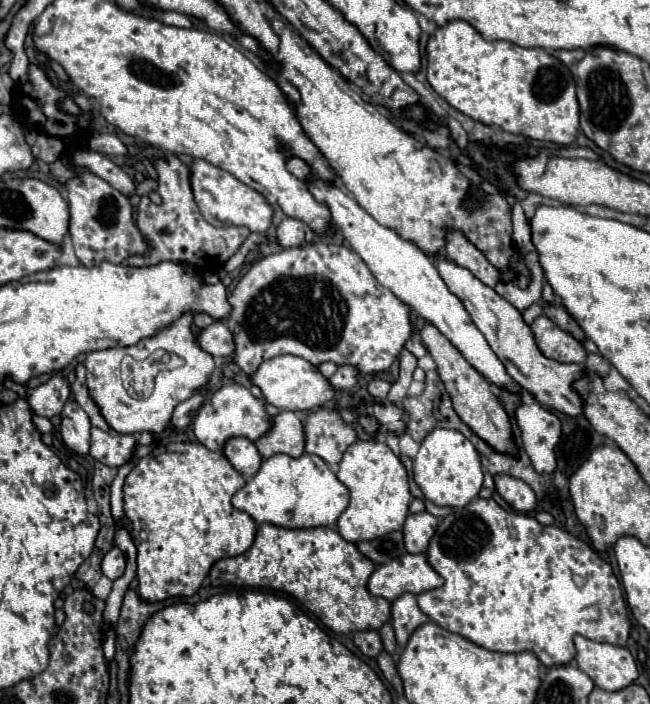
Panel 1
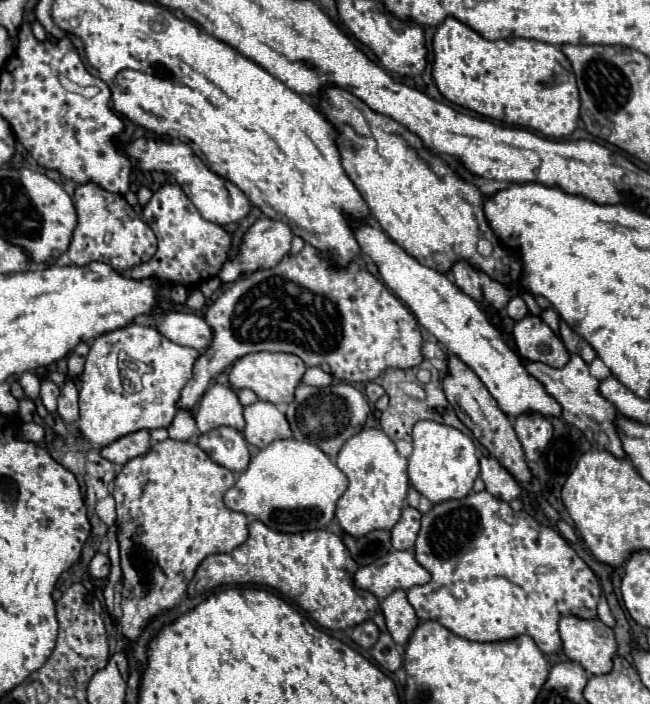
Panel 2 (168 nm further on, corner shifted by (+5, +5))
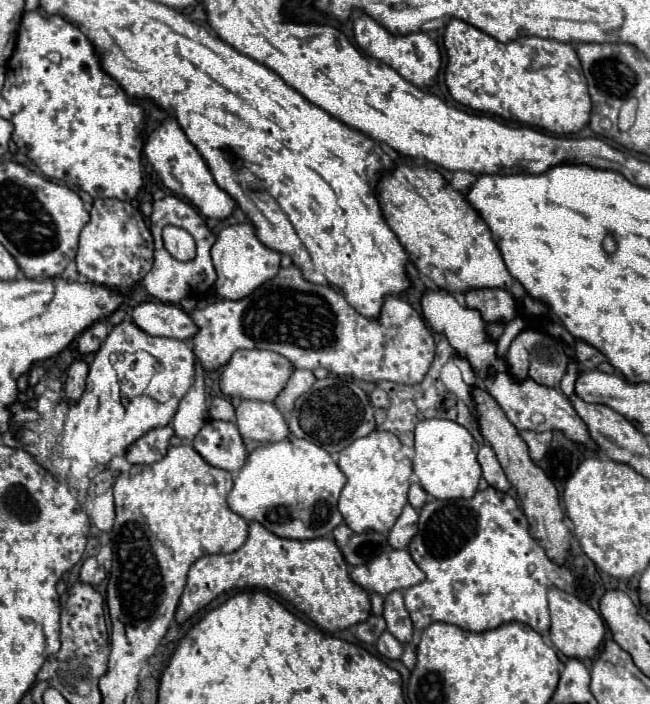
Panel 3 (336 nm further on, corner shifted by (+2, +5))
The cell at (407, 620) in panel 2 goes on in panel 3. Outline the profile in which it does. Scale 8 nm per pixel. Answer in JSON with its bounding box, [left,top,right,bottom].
[383,591,413,643]

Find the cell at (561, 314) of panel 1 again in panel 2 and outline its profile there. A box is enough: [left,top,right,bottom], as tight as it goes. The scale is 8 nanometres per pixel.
[560,319,596,363]

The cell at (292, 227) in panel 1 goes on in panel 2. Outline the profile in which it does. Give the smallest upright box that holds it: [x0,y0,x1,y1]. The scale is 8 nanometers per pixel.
[218,219,292,283]

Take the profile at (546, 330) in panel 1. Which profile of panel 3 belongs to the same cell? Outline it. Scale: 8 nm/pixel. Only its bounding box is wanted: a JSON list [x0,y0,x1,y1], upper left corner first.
[505,331,567,387]

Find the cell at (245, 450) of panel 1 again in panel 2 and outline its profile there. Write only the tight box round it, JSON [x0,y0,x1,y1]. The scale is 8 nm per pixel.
[198,427,250,473]

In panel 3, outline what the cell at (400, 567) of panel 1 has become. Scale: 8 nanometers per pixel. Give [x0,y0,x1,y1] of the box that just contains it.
[351,549,425,595]

